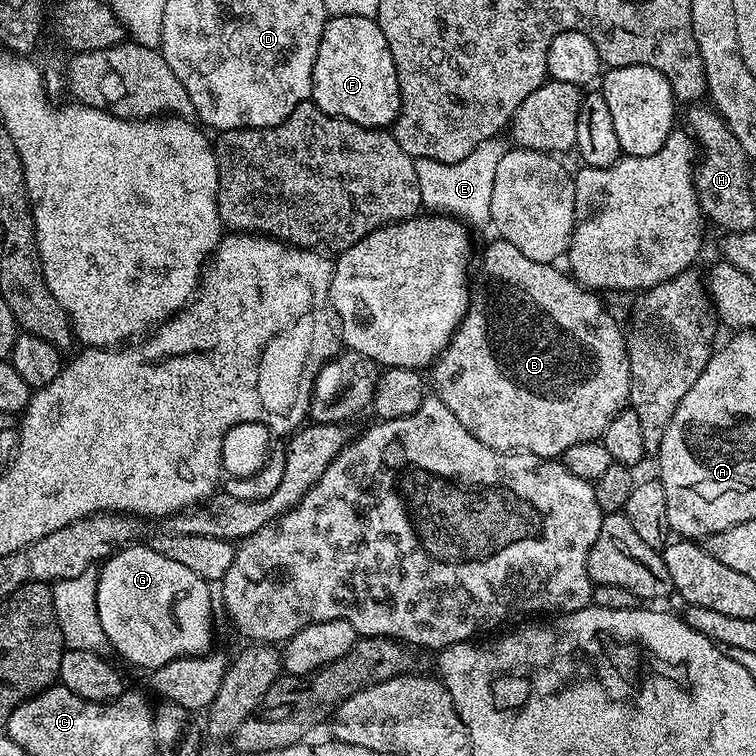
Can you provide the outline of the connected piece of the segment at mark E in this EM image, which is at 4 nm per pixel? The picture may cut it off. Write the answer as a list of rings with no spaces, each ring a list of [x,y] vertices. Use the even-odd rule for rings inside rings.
[[[492,137],[476,146],[464,159],[450,164],[437,159],[415,159],[415,173],[418,177],[419,193],[427,211],[457,216],[473,229],[493,227],[490,214],[491,195],[494,192],[495,171],[507,152],[503,139]]]

